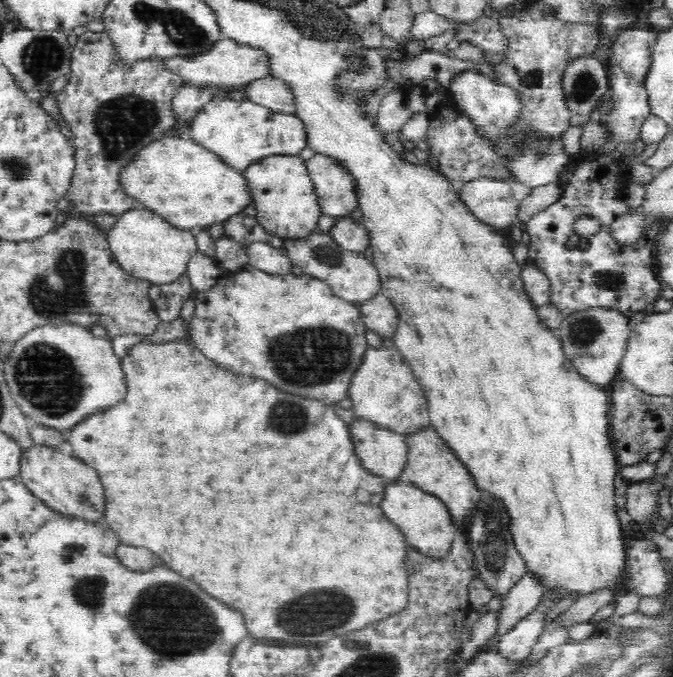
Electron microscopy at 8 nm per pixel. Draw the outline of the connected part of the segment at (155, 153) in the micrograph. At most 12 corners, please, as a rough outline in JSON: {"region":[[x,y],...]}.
{"region":[[187,135],[146,146],[126,193],[179,229],[253,202],[244,172]]}

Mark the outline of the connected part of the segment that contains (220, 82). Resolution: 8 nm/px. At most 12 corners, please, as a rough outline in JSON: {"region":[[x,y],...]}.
{"region":[[222,38],[194,58],[161,59],[196,87],[244,89],[273,77],[271,58]]}

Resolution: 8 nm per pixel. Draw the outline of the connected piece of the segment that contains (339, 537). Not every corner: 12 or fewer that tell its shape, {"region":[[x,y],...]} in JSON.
{"region":[[187,339],[66,433],[106,522],[248,637],[407,605],[386,482]]}

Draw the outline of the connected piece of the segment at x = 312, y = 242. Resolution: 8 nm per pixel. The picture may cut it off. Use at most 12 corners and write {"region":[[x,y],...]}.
{"region":[[330,232],[285,239],[292,267],[359,304],[376,296],[375,263]]}

